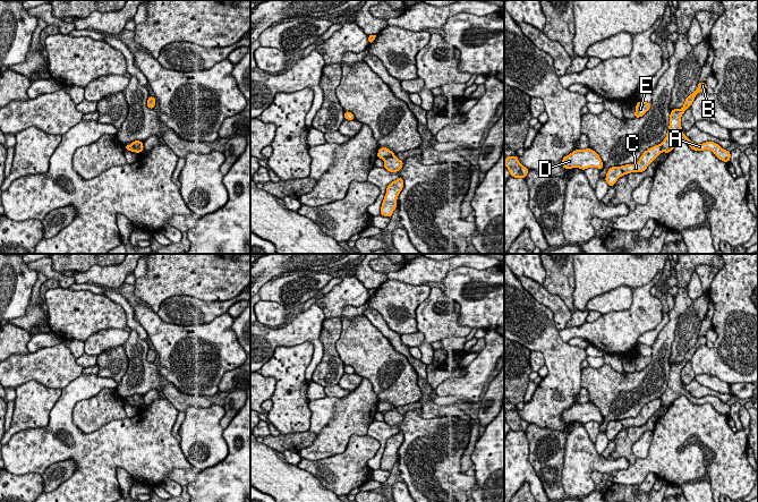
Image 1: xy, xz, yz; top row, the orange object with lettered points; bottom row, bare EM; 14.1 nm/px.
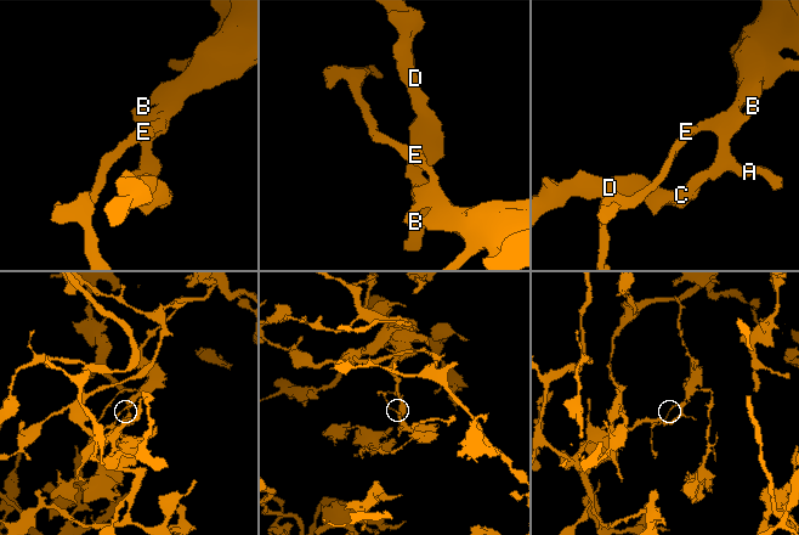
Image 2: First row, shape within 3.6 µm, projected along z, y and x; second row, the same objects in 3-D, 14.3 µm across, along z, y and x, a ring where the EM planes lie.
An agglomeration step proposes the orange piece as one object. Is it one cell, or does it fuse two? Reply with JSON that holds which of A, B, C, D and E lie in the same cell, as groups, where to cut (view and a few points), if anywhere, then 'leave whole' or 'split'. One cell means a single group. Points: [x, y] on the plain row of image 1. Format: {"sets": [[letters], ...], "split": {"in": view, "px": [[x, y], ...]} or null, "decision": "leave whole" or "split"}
{"sets": [["A", "B", "E"], ["C", "D"]], "split": {"in": "xz", "px": [[393, 408], [383, 413]]}, "decision": "split"}

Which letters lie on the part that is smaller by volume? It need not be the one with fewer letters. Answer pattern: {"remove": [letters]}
{"remove": ["A", "B", "E"]}

